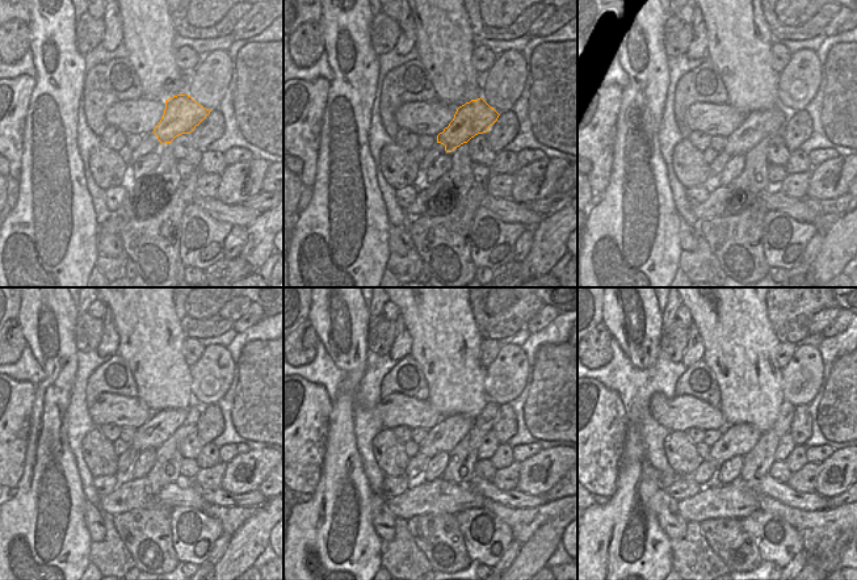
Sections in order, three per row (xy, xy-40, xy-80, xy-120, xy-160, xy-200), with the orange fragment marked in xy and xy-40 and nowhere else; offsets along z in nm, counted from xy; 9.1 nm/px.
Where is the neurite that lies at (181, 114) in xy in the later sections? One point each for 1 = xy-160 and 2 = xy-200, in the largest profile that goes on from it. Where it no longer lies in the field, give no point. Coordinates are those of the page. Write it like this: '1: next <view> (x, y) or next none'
1: next xy-160 (449, 431)
2: next xy-200 (736, 440)

